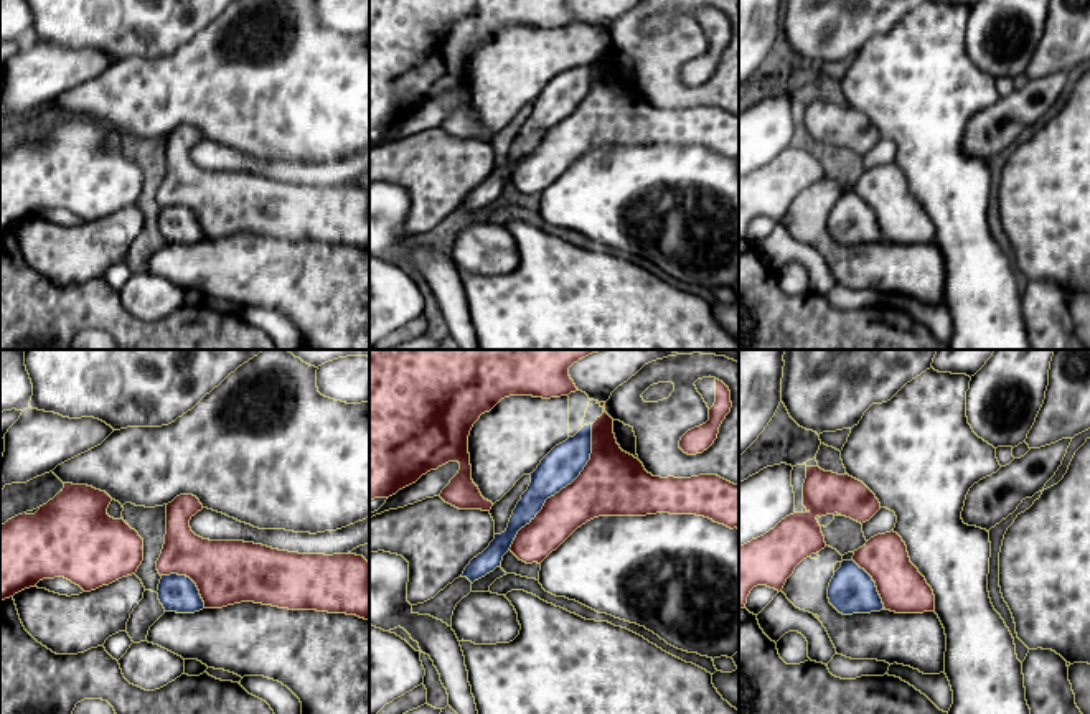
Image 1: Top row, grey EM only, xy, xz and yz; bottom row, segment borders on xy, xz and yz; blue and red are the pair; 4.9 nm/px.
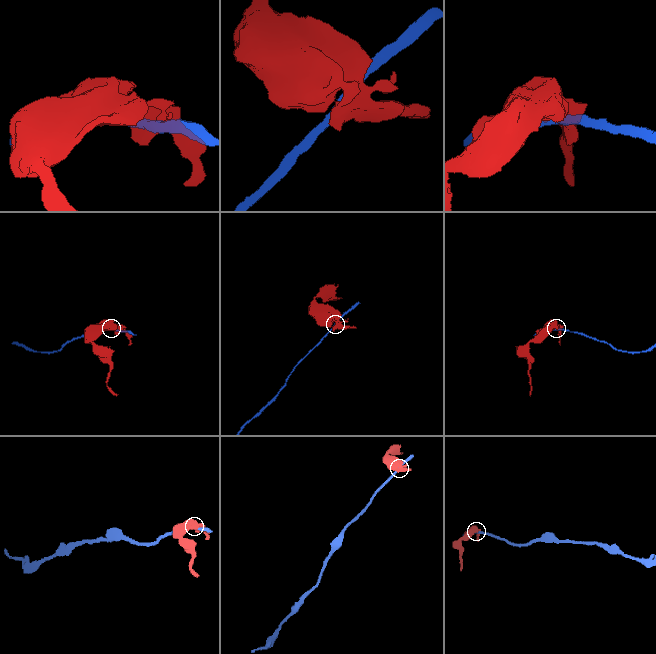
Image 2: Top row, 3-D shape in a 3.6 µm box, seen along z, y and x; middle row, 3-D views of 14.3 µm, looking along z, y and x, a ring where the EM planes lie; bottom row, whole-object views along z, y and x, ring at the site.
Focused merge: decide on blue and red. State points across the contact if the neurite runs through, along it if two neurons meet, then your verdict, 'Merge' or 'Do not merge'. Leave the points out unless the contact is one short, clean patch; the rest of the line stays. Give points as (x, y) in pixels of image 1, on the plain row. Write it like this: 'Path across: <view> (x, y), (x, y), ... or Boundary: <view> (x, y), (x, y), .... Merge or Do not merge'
Do not merge

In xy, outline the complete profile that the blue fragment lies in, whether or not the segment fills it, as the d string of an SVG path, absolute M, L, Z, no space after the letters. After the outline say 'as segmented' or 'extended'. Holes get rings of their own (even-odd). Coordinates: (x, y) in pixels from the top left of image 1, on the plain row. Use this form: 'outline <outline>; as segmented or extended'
outline M162 206L157 224L165 242L195 244L204 239L196 214L186 206Z; as segmented

